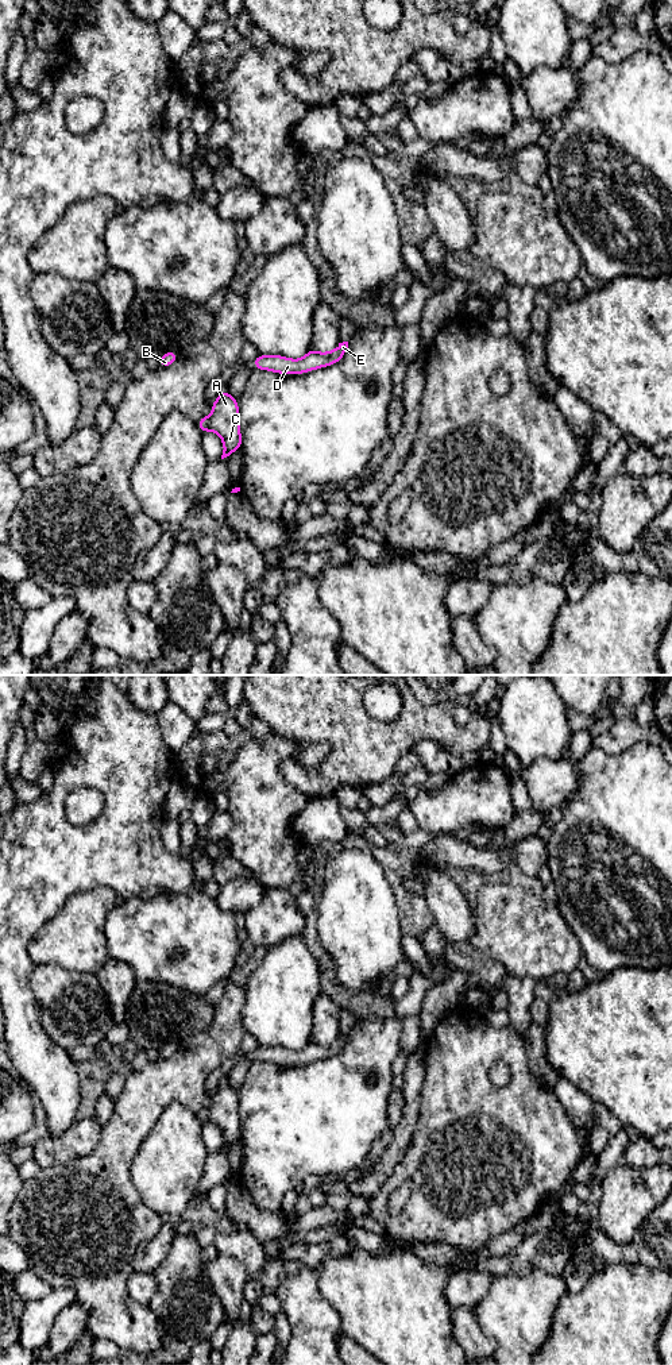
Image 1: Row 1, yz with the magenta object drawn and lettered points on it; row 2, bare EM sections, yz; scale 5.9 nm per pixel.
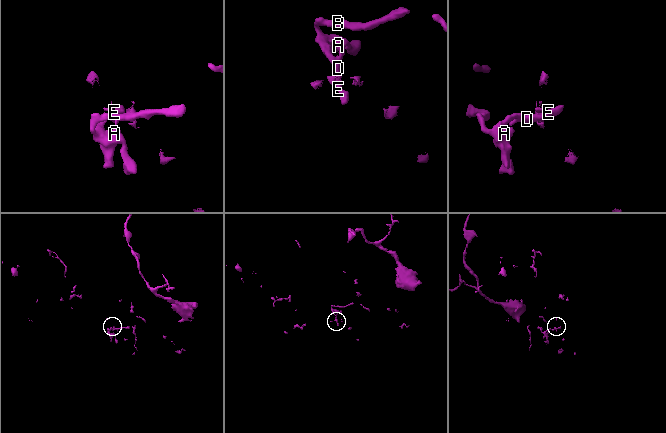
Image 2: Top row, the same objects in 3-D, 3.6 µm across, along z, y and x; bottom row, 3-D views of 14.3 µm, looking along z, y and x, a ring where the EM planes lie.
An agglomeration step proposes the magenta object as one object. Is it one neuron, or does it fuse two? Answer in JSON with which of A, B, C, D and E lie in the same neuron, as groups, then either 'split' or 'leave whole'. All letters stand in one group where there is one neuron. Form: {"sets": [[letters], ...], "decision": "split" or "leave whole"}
{"sets": [["A", "C"], ["B", "D", "E"]], "decision": "split"}

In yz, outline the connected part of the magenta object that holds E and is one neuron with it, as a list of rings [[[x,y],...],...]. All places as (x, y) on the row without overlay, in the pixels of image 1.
[[[348,1033],[339,1034],[329,1046],[323,1046],[310,1040],[301,1050],[290,1050],[282,1046],[258,1046],[252,1056],[256,1061],[269,1061],[278,1065],[305,1065],[340,1053],[347,1040]]]

